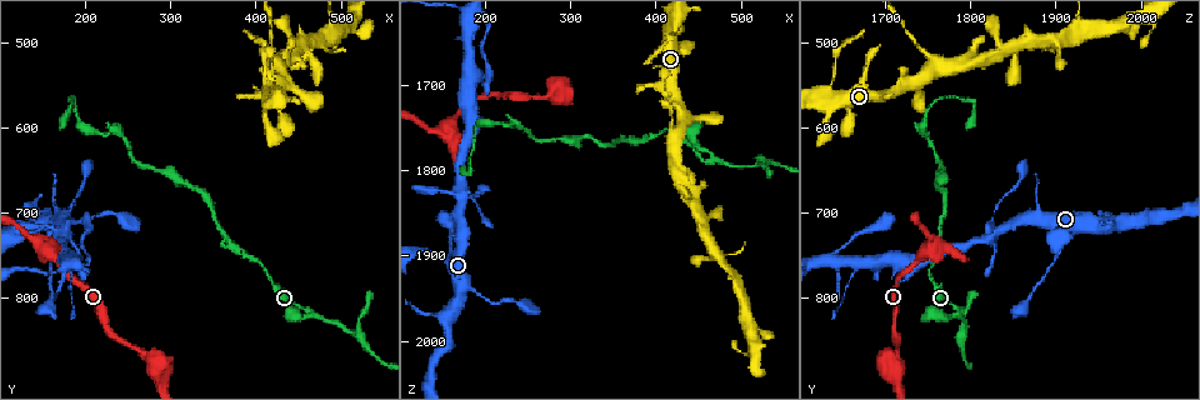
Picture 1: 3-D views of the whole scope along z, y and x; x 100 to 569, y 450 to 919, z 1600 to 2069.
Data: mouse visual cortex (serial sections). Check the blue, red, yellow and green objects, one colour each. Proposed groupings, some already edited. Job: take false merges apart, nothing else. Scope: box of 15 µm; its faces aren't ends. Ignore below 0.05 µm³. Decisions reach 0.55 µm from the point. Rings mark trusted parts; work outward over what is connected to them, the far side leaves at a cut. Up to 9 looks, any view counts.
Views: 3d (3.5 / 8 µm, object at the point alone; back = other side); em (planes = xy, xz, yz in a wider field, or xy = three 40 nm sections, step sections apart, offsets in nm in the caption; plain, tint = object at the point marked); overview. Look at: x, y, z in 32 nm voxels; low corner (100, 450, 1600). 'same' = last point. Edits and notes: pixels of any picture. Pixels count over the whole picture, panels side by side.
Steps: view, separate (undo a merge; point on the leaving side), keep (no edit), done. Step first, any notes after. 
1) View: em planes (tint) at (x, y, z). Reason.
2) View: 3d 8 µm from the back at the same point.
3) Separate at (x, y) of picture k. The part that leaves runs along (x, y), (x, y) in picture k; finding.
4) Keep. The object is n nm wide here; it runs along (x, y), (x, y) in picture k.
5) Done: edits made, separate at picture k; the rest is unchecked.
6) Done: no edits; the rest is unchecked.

View: 3d 3.5 µm from the back at (470, 820, 1785). Two arms in line, one across.

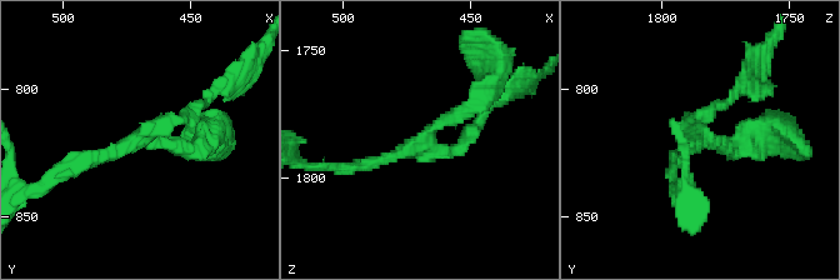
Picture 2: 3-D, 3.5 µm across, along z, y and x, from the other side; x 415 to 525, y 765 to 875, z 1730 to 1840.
View: em xy step 3 (tint) at (468, 816, 1789). 3 arms meet here; the arms are 150, 150, 200 nm wide.

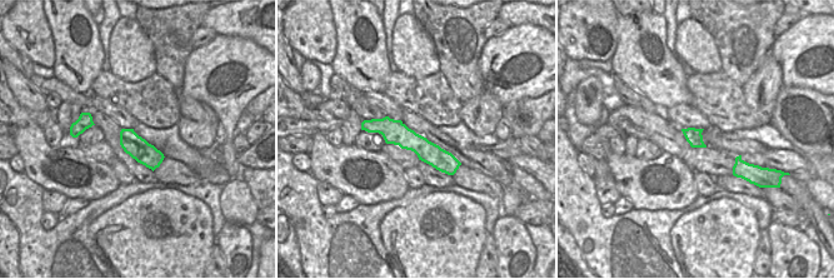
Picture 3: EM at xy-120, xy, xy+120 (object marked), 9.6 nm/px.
Keep. It runs along (364, 126), (385, 126), (455, 165) in picture 3; all the same cell.

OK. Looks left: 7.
View: em xy step 1 (tint) at (270, 870, 1715). Three arms meet.

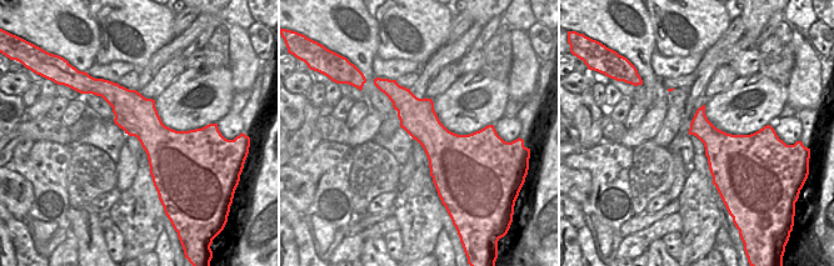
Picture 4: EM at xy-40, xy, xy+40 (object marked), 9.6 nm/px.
View: 3d 3.5 µm at the same point. See where the arms go.

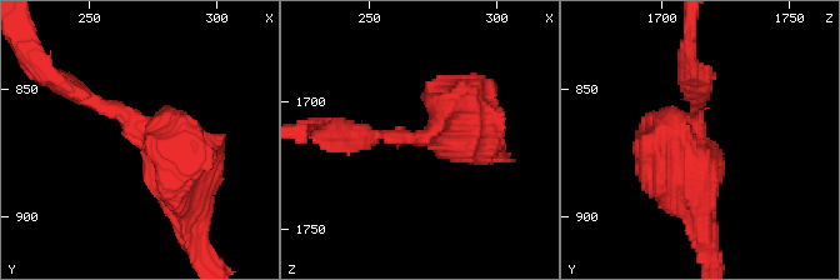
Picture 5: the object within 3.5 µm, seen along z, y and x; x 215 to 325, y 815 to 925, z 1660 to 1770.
Keep. Continuous, no second cell.

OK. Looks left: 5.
View: 3d 8 µm at (230, 605, 1745). A narrow waist.

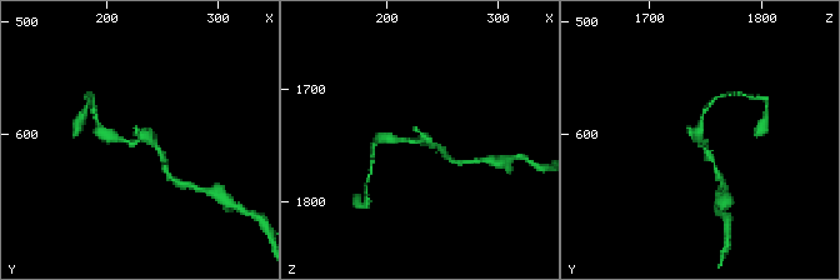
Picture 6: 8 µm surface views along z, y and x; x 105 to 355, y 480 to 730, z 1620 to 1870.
View: 3d 3.5 µm at (224, 606, 1748).

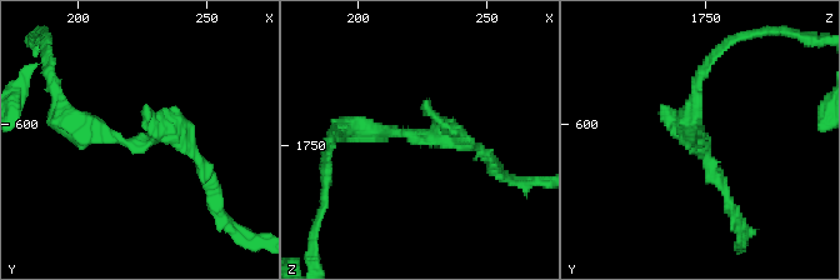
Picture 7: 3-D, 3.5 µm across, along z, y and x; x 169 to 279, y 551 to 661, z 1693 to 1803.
Keep. It runs along (208, 176), (181, 138), (124, 141), (70, 119) in picture 7; continuous, no second cell.

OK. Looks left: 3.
View: 3d 3.5 µm at (155, 745, 1745). Abrupt turn.

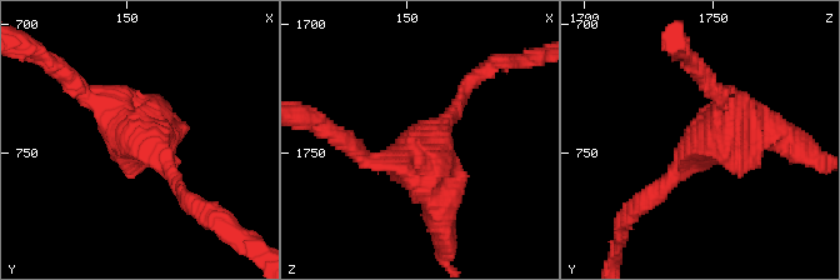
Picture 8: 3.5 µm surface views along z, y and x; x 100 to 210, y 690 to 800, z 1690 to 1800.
View: em planes (tint) at (157, 746, 1747). 3 arms meet here; the arms are 200, 250, 400 nm wide; now the EM.

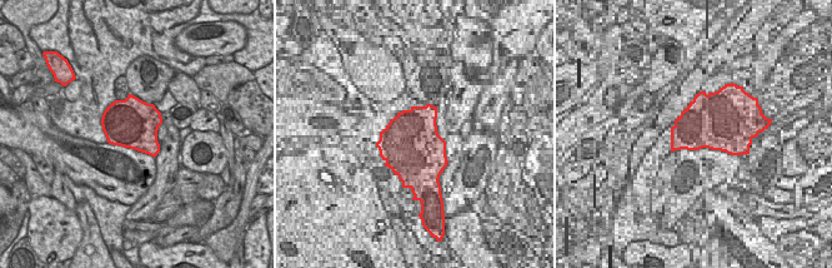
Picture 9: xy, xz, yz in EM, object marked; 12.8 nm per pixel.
Keep. The object is 650 nm wide here; it runs along (666, 185), (718, 131), (788, 139) in picture 8; one cell here.

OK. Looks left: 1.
Done: no edits; the rest is unchecked.

